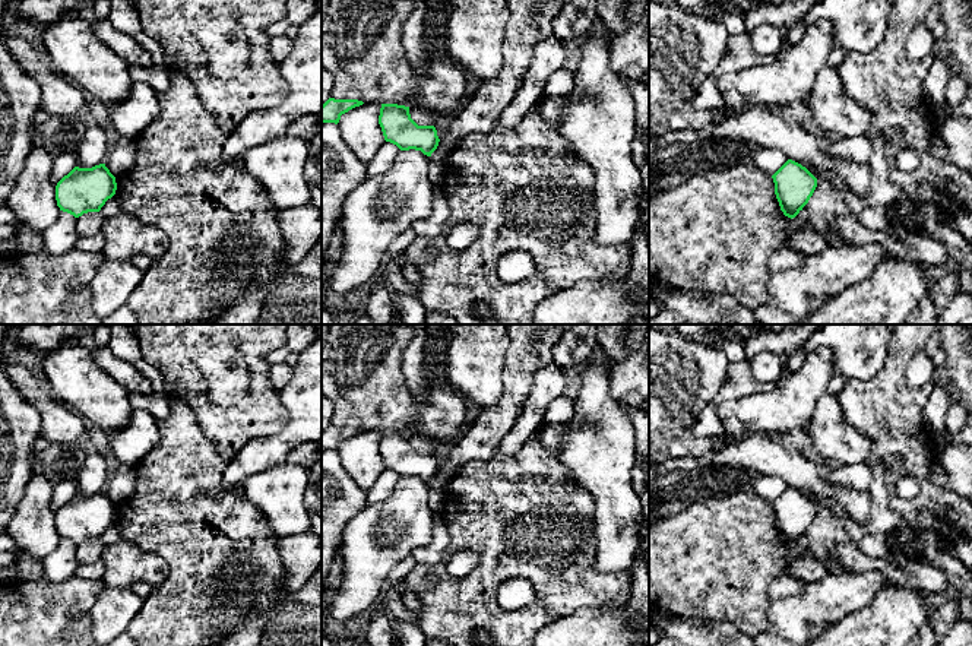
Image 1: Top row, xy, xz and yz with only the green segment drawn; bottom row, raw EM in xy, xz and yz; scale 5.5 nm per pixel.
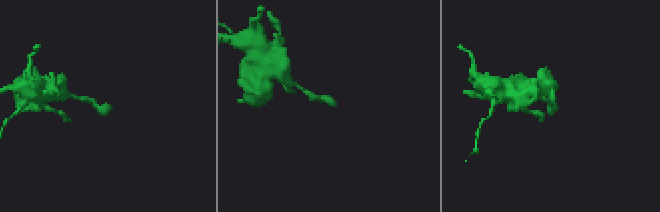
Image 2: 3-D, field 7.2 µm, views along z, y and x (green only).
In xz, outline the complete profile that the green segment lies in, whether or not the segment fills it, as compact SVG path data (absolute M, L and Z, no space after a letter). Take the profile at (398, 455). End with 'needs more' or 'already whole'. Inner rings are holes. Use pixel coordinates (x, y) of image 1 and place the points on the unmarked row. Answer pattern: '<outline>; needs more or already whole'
M381 431L379 452L386 469L396 472L400 478L421 478L431 481L438 474L438 463L434 453L418 453L409 441L409 434L398 431Z; already whole

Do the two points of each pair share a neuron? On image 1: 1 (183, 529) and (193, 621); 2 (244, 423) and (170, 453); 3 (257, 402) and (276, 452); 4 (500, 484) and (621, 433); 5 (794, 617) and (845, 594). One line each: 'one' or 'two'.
1: one
2: two
3: two
4: two
5: one

